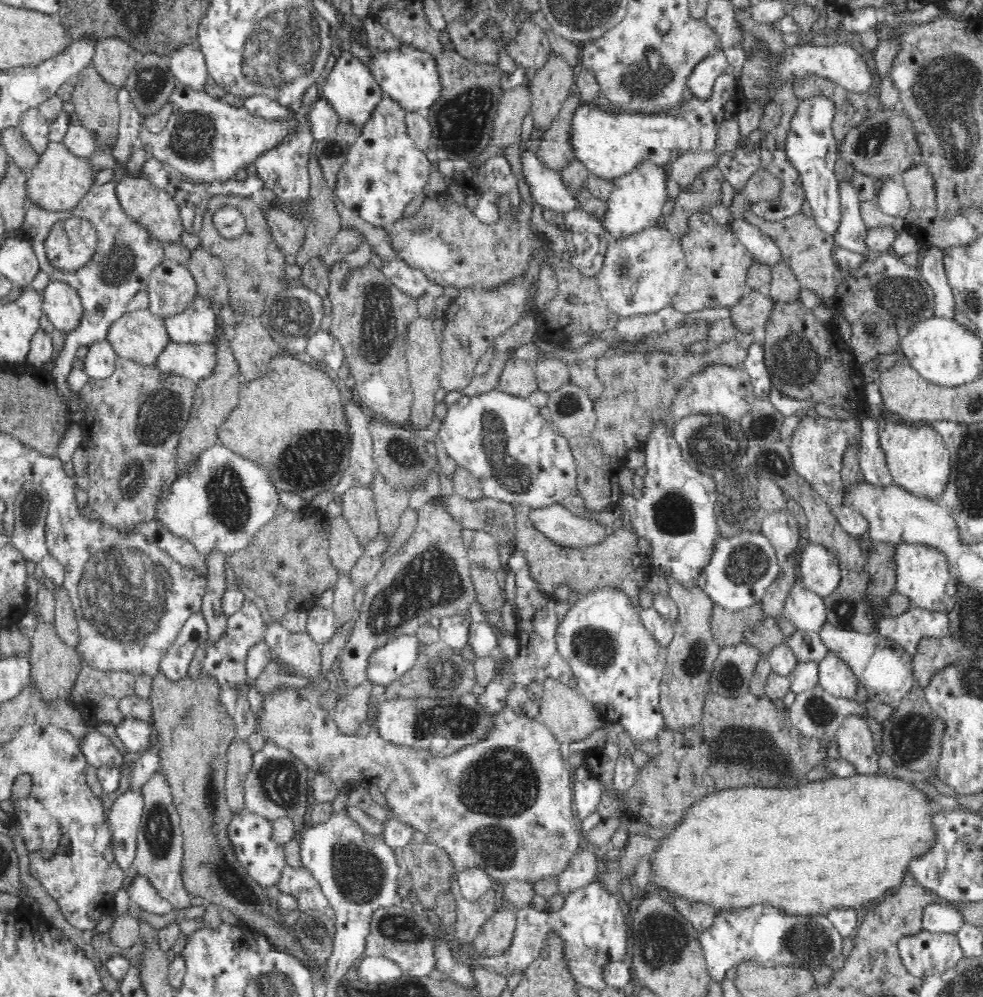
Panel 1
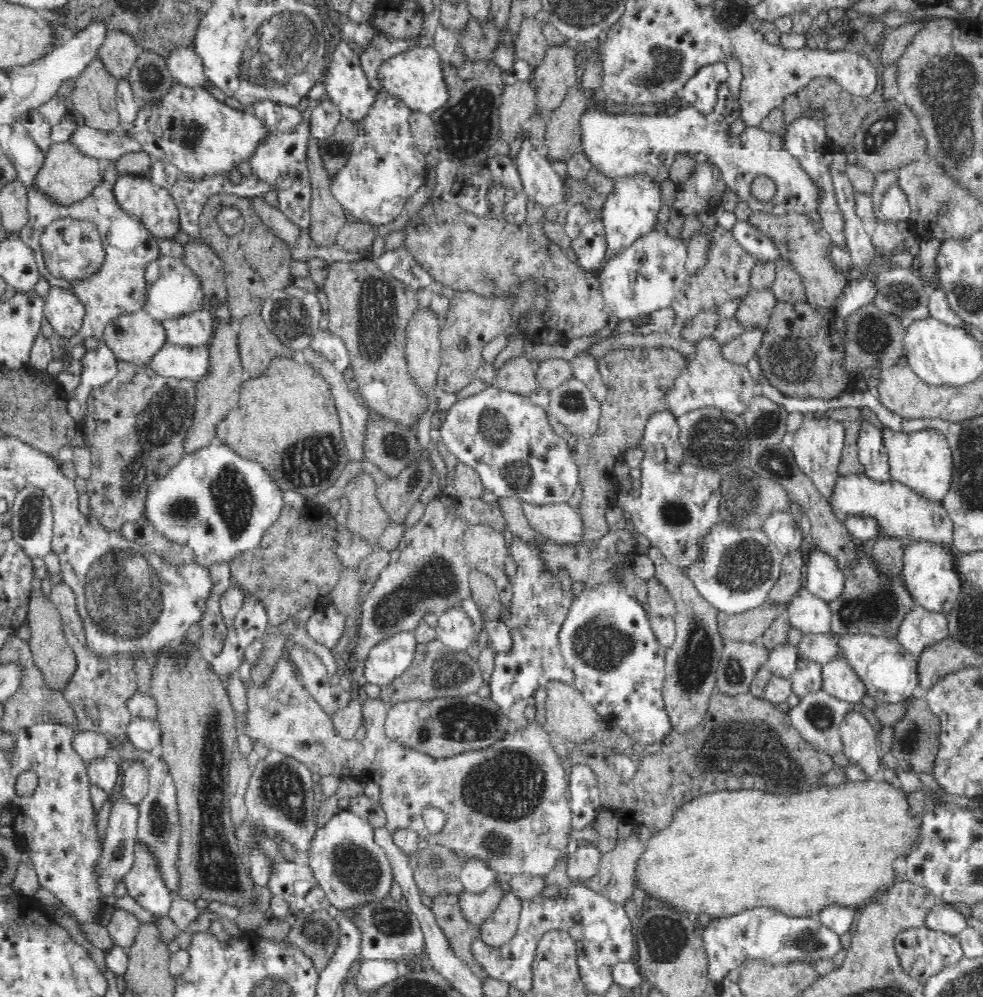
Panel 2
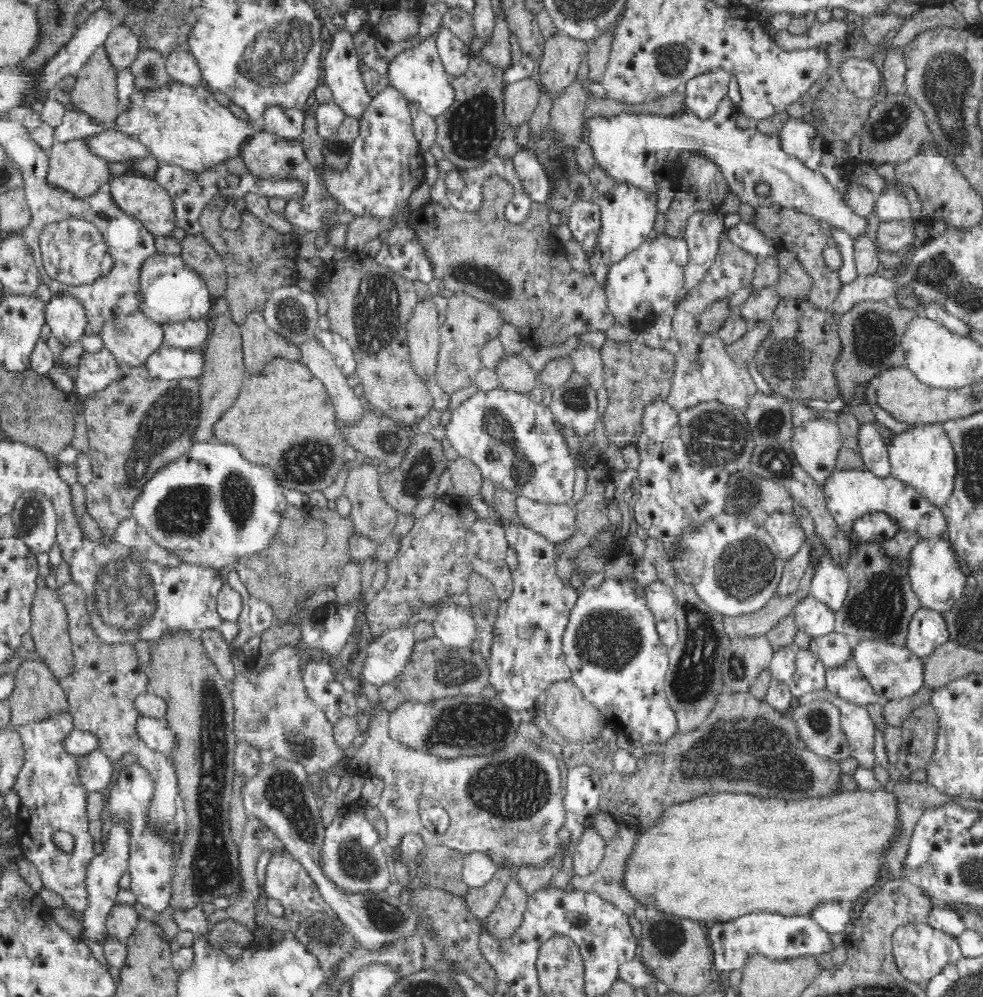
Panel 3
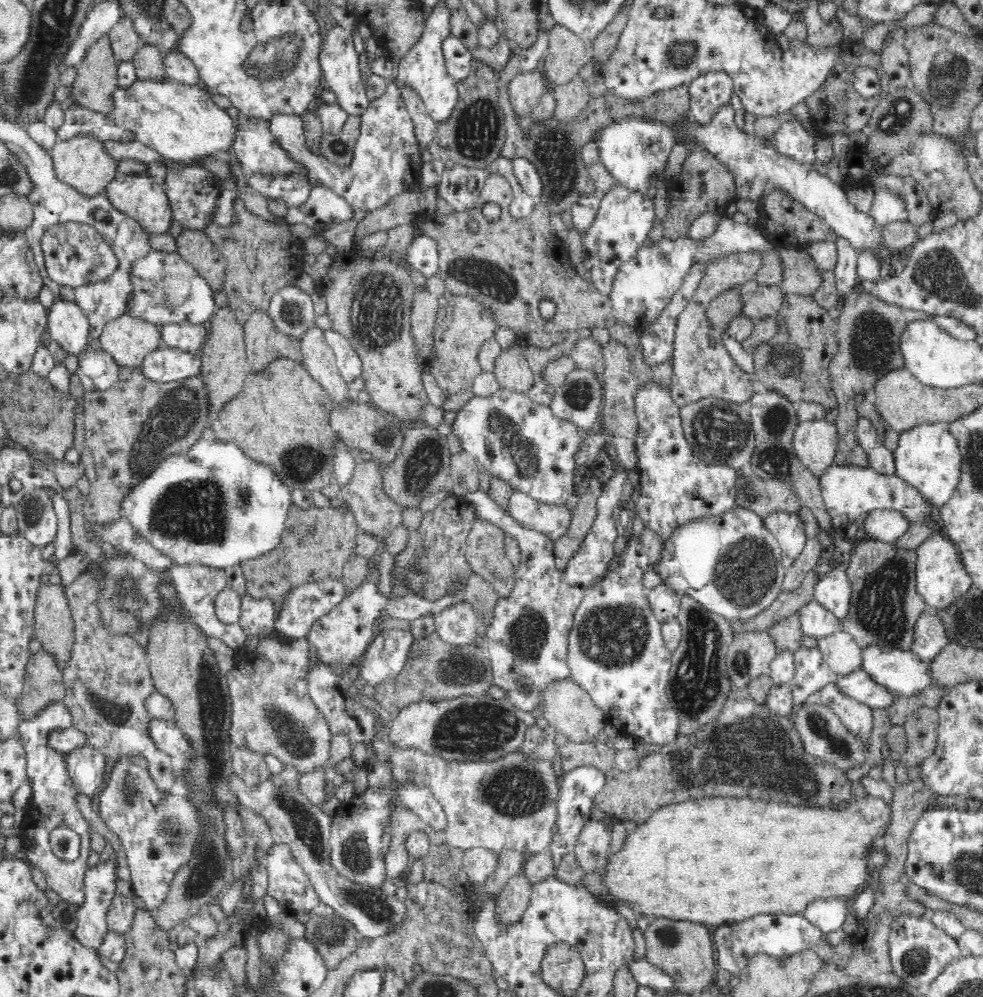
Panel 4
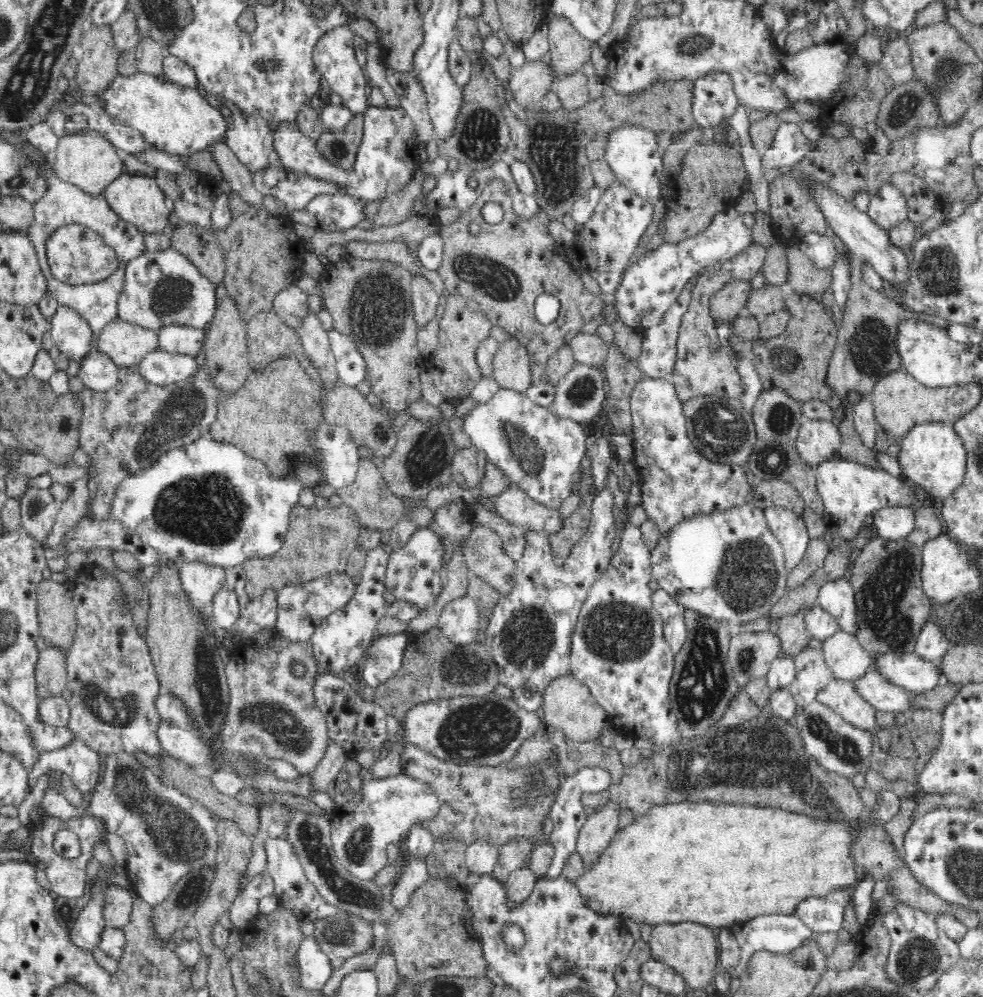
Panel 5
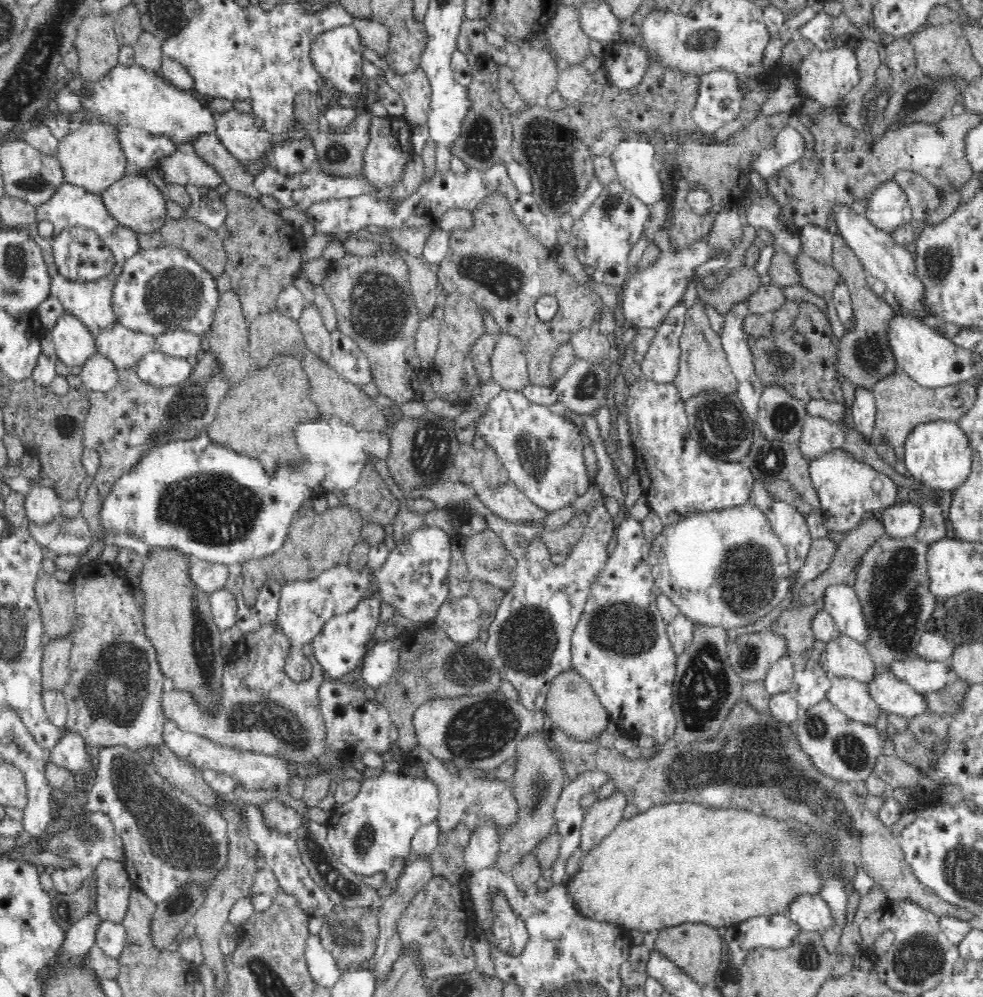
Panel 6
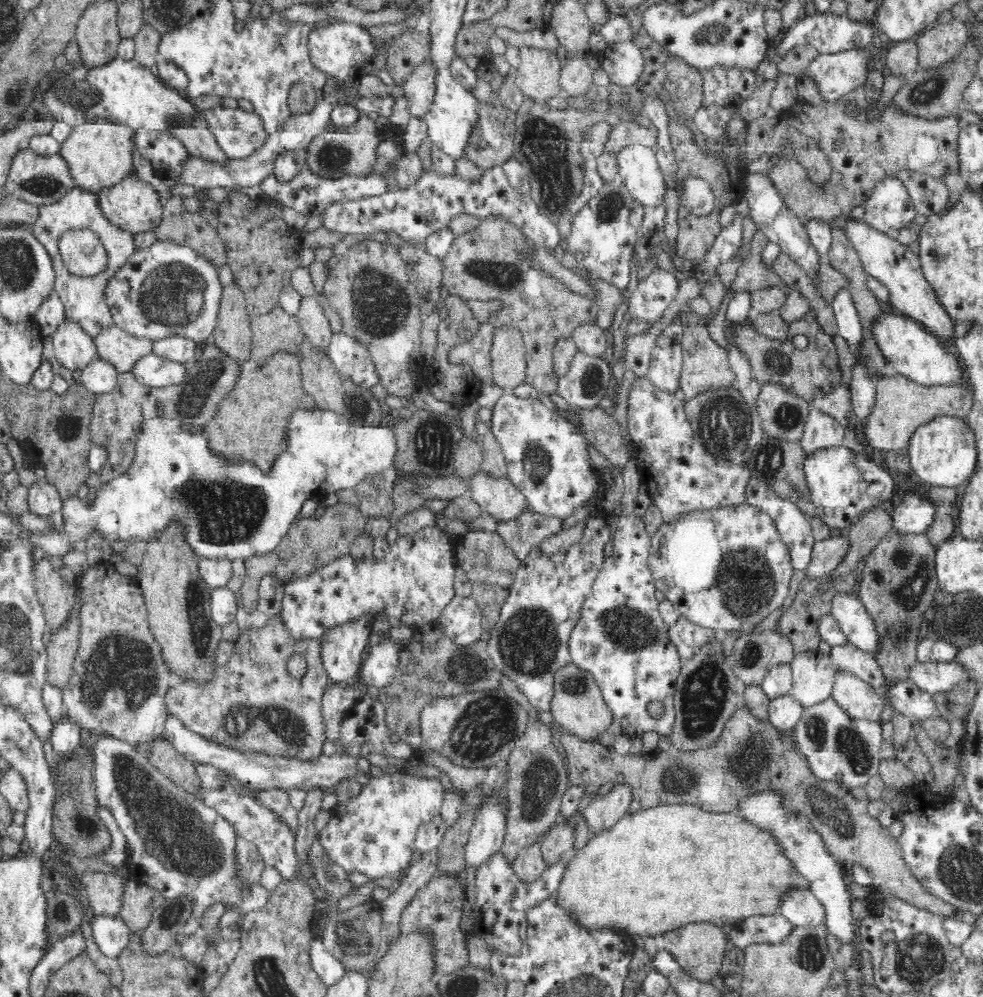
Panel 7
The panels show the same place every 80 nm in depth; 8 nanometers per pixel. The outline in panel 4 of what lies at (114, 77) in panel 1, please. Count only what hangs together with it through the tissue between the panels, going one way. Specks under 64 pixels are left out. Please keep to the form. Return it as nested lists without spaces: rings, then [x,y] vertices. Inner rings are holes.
[[[121,17],[107,36],[110,41],[110,49],[118,65],[132,62],[138,57],[141,39],[128,17]]]

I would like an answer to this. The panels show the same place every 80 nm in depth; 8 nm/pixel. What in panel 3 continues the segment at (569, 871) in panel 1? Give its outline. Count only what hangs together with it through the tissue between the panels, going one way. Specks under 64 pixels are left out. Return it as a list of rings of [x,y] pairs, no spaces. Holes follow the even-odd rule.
[[[591,825],[572,848],[572,872],[576,876],[586,876],[596,872],[602,860],[606,843],[598,830]]]

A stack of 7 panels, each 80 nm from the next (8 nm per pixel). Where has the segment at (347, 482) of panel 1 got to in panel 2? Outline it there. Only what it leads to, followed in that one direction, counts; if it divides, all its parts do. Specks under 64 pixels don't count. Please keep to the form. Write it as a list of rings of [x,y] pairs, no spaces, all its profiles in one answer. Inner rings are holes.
[[[306,348],[303,354],[307,362],[312,364],[316,371],[320,371],[322,377],[330,383],[338,416],[342,420],[342,430],[350,452],[350,460],[352,464],[362,466],[362,462],[366,462],[366,455],[364,455],[366,454],[366,424],[372,414],[369,414],[357,393],[348,388],[343,373],[334,369],[330,362],[311,348]]]

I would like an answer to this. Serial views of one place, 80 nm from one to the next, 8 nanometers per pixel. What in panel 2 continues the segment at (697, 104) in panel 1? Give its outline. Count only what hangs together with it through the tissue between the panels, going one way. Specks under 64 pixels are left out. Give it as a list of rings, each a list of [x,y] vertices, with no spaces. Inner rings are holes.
[[[727,81],[720,82],[717,93],[716,104],[710,114],[703,114],[699,108],[683,103],[673,116],[655,111],[626,116],[586,110],[580,116],[580,151],[594,170],[610,179],[648,174],[659,183],[669,177],[670,165],[678,154],[704,155],[710,164],[718,166],[726,186],[744,199],[753,212],[763,211],[778,217],[791,213],[808,216],[810,212],[816,212],[818,189],[808,179],[799,162],[783,148],[780,135],[754,127],[738,136],[731,136],[728,130],[740,116],[739,96],[732,93]],[[760,174],[768,176],[778,188],[772,200],[759,201],[750,193],[752,180]]]

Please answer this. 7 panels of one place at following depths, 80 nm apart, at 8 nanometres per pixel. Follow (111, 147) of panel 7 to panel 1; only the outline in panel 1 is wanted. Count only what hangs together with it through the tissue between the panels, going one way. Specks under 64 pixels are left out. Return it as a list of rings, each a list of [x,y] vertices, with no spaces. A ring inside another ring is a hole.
[[[50,142],[33,167],[26,182],[26,208],[35,206],[46,212],[68,213],[95,182],[94,171],[90,169],[87,158],[70,154],[62,142]]]

